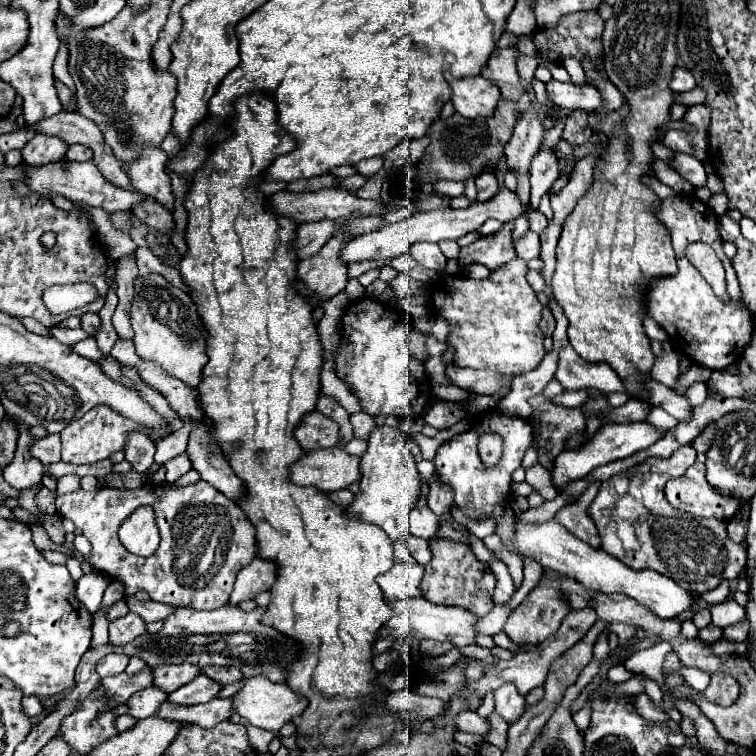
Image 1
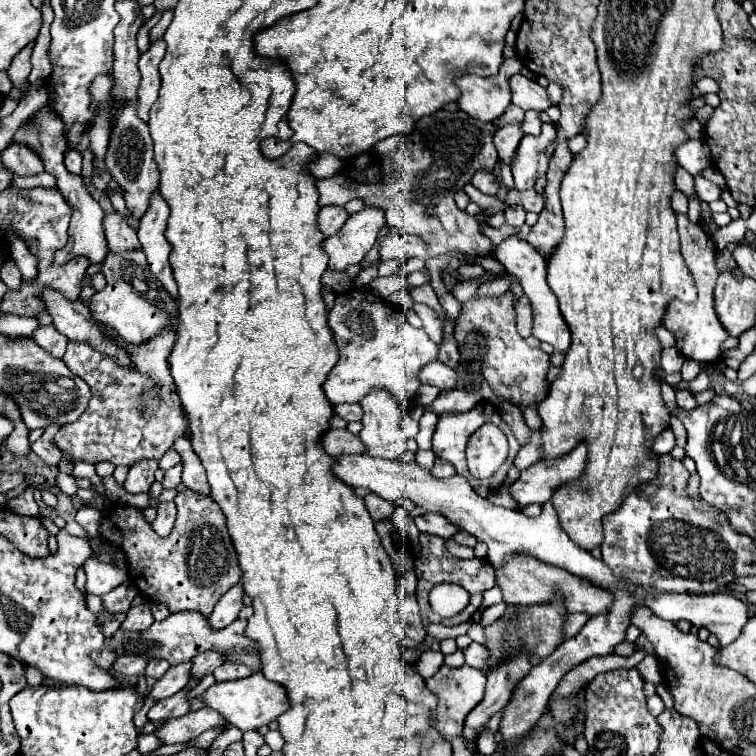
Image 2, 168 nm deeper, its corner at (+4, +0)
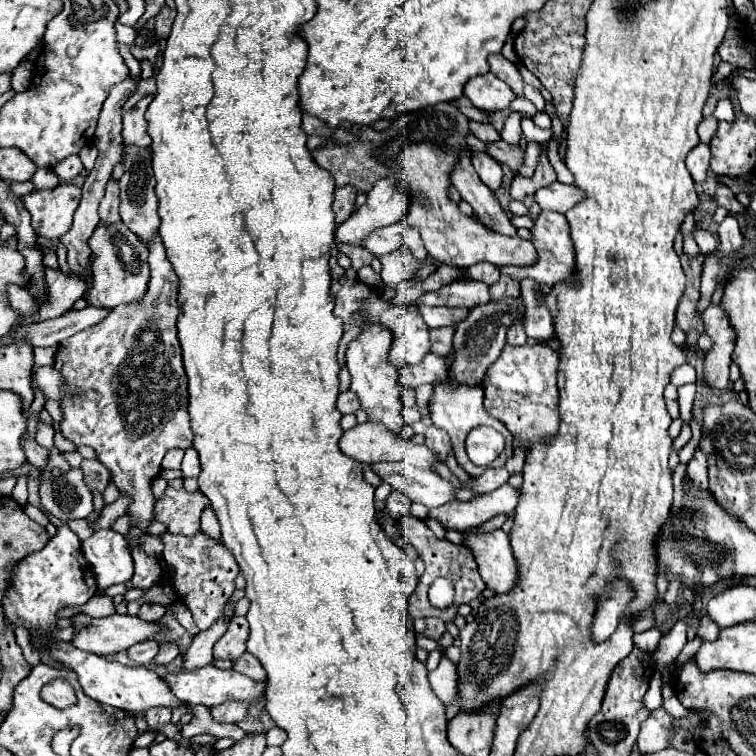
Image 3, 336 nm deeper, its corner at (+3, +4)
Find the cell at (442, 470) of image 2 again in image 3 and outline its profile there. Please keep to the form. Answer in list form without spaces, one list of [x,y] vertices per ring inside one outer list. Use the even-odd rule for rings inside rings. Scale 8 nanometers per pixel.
[[[429,427],[425,431],[425,445],[437,455],[439,461],[447,461],[449,453],[451,453],[451,441],[447,439],[445,431],[439,431],[437,427]]]

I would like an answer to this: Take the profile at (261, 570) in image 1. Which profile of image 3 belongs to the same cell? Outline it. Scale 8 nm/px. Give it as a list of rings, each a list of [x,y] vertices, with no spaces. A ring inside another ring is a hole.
[[[236,589],[235,593],[229,597],[227,605],[225,605],[223,617],[219,617],[207,631],[201,631],[199,635],[193,637],[191,645],[183,653],[183,669],[185,671],[195,671],[195,669],[201,669],[201,667],[207,667],[207,665],[213,663],[211,649],[213,649],[215,641],[227,631],[229,621],[235,615],[235,605],[244,596],[245,589]]]

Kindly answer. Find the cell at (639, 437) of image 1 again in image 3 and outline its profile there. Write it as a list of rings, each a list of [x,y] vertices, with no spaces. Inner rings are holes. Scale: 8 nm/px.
[[[505,483],[499,489],[479,495],[467,503],[455,501],[455,503],[447,503],[443,507],[431,509],[429,517],[437,519],[445,529],[455,529],[463,533],[479,527],[491,517],[513,513],[519,503],[519,497],[521,497],[521,489],[515,489],[509,483]]]

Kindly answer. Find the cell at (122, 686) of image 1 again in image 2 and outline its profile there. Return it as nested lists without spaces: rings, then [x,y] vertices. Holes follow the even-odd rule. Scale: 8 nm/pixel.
[[[152,659],[146,667],[146,675],[160,679],[168,671],[168,667],[170,667],[170,663],[166,663],[166,659]]]

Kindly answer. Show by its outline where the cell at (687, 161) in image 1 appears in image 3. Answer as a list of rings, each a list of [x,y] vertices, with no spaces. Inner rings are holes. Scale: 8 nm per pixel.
[[[719,185],[717,187],[715,201],[717,201],[717,205],[725,207],[731,215],[741,215],[741,211],[745,211],[745,207],[735,199],[735,195],[731,193],[731,189],[727,185]]]

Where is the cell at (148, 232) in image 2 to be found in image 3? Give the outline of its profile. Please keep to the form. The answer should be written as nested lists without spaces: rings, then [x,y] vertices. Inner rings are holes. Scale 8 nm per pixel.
[[[159,233],[149,241],[151,285],[147,299],[139,307],[115,307],[111,313],[87,331],[79,331],[59,343],[55,369],[71,387],[77,387],[83,397],[79,401],[61,401],[63,421],[61,433],[75,445],[93,447],[97,459],[111,471],[111,479],[121,493],[129,493],[133,503],[129,515],[133,527],[127,539],[133,543],[135,575],[133,587],[149,589],[161,579],[161,565],[155,557],[147,557],[137,549],[139,535],[155,519],[151,479],[161,471],[161,459],[173,447],[191,447],[187,375],[181,363],[181,347],[177,341],[177,275],[165,257],[165,247]]]

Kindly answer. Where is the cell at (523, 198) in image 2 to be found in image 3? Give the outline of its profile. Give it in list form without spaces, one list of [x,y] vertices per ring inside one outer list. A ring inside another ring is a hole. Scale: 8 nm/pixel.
[[[559,181],[535,191],[535,203],[541,209],[551,209],[557,213],[567,213],[581,197],[583,193],[575,185],[563,185]]]

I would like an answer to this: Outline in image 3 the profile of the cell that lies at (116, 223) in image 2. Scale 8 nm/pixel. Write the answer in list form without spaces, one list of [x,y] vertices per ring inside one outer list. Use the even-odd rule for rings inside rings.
[[[115,181],[107,183],[105,197],[99,205],[99,217],[101,217],[101,225],[111,225],[111,223],[121,221],[121,217],[119,217],[119,185]]]

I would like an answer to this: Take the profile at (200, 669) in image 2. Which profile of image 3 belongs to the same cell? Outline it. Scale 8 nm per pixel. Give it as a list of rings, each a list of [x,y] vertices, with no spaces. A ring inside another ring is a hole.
[[[233,617],[225,635],[215,643],[213,657],[215,659],[231,659],[231,661],[239,659],[245,653],[247,635],[249,635],[247,619],[245,617]]]

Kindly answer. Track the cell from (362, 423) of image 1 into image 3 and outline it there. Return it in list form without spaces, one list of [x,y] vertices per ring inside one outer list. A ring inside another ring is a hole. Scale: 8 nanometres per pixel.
[[[345,391],[339,395],[339,401],[337,401],[337,409],[339,413],[347,415],[347,413],[355,413],[359,409],[359,399],[355,397],[353,391]]]

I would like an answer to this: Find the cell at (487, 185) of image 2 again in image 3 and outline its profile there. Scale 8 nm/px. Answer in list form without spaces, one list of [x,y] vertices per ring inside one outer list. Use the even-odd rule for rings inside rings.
[[[473,153],[471,161],[473,161],[473,167],[475,167],[477,175],[481,177],[481,181],[487,187],[491,187],[491,191],[497,191],[501,187],[501,179],[503,179],[501,165],[495,159],[491,159],[491,155],[487,155],[487,153]]]

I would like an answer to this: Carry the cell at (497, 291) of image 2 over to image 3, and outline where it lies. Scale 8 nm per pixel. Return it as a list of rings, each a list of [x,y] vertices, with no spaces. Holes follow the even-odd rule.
[[[447,325],[447,327],[439,327],[439,329],[429,329],[429,331],[431,331],[431,351],[447,357],[451,353],[451,347],[453,347],[455,327]]]

